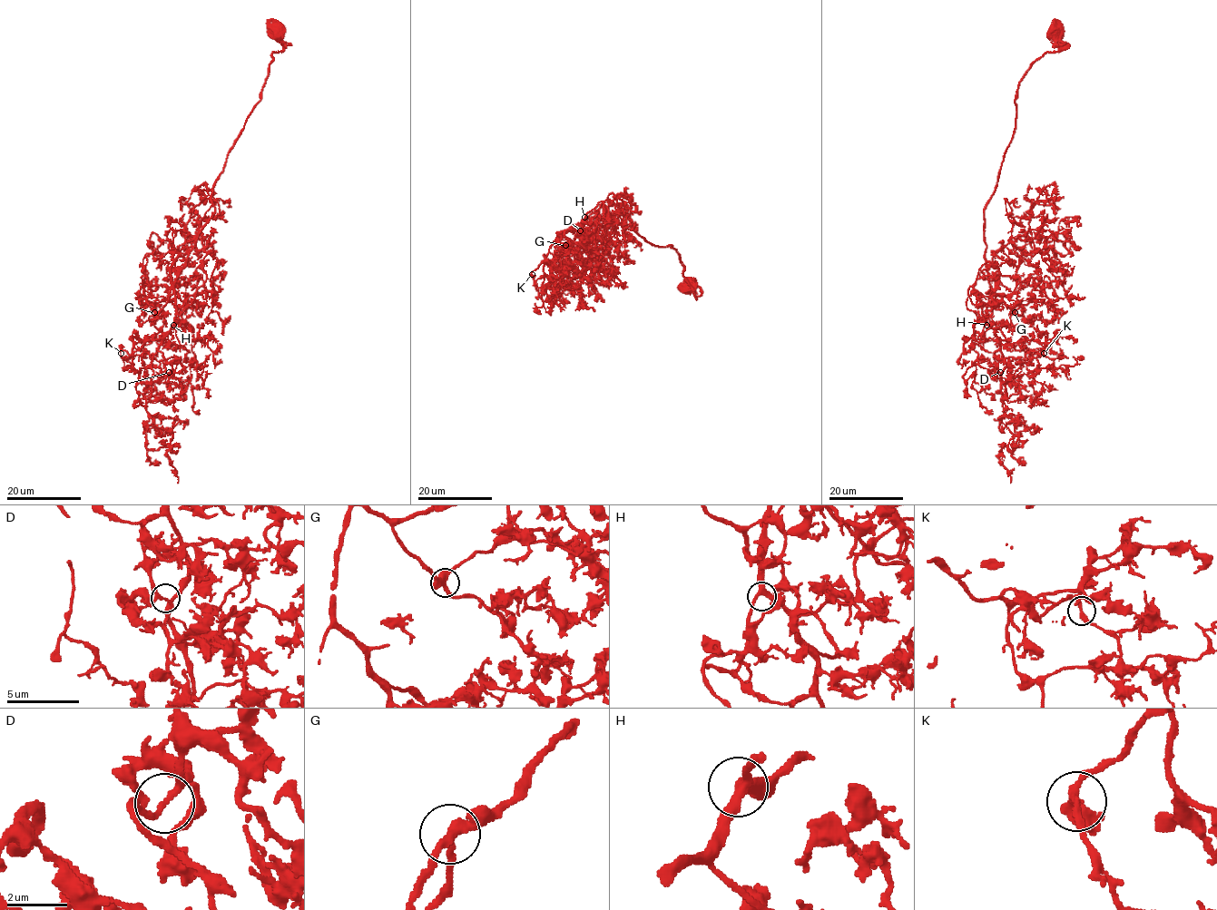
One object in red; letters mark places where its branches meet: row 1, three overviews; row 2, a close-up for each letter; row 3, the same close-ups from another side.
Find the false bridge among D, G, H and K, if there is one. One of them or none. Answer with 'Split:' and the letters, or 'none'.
Split: none

